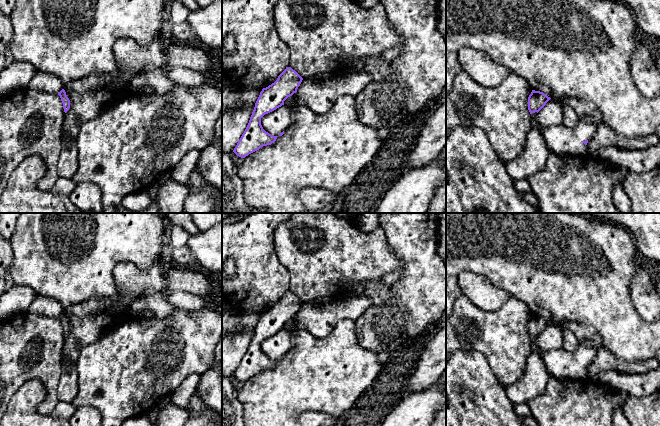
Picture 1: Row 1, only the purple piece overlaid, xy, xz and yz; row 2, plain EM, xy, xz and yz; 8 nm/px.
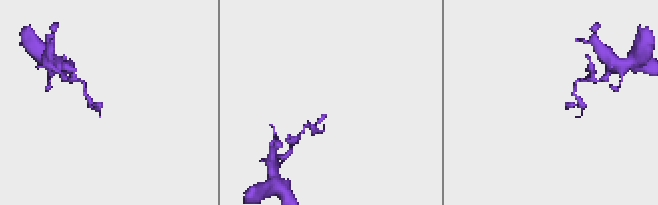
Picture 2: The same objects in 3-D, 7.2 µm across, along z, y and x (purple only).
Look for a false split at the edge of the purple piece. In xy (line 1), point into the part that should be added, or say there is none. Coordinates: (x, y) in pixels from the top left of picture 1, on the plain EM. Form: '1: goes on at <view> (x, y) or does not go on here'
1: does not go on here

